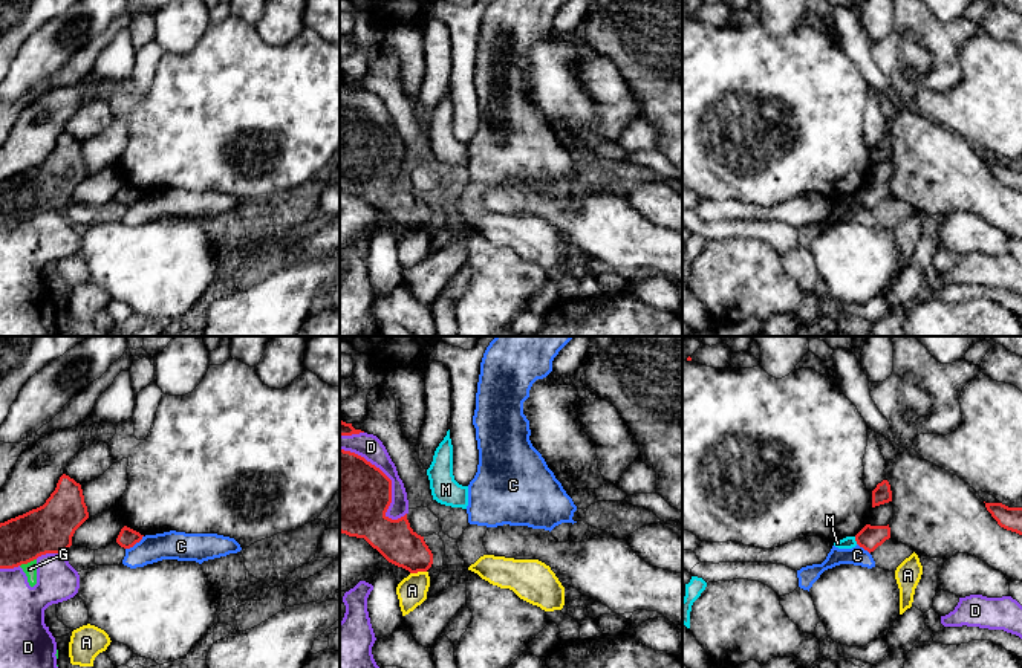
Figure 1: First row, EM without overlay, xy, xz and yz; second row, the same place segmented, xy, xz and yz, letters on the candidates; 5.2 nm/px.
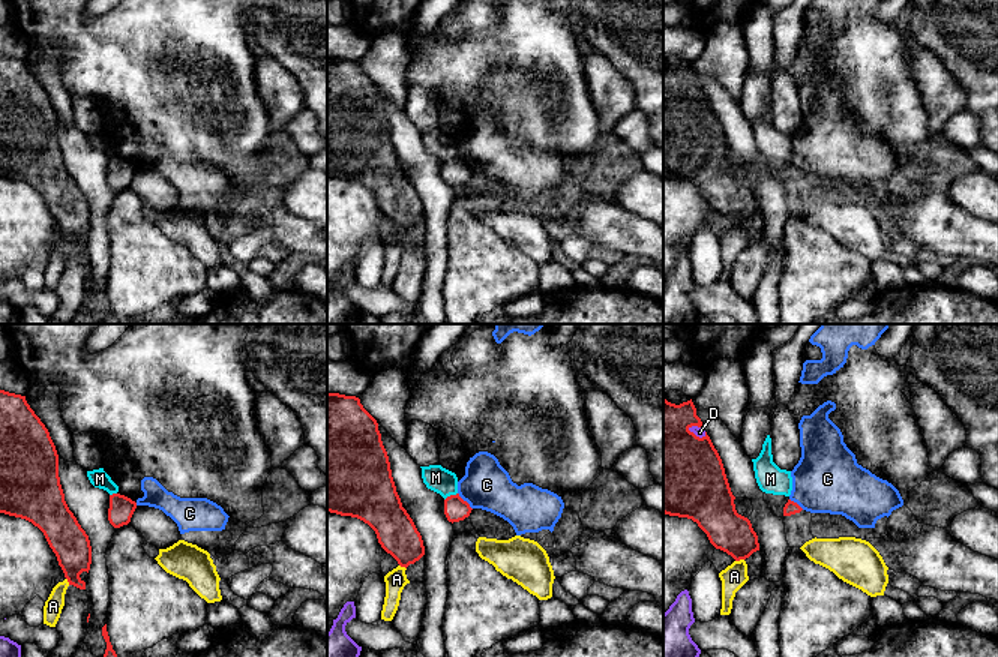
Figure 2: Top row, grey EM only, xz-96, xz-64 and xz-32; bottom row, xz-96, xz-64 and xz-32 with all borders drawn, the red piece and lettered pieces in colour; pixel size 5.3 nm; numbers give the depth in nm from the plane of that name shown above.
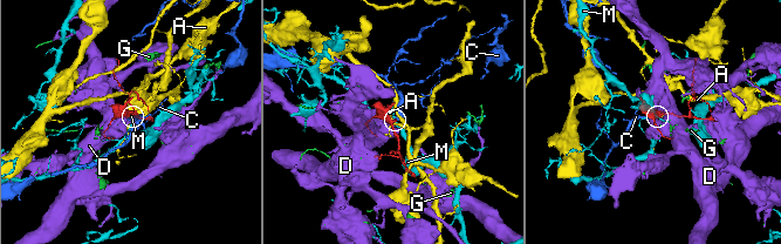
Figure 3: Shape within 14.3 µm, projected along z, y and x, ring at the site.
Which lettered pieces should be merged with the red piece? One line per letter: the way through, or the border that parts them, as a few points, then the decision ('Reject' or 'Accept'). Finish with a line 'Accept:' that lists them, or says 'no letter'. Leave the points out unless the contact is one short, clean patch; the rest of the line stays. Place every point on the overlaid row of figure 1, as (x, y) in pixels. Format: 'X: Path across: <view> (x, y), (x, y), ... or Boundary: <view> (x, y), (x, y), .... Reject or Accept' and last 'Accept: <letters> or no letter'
A: Boundary: xz (426, 570), (410, 573). Reject
C: Boundary: xy (143, 535), (126, 549). Reject
D: Reject
G: Reject
M: Boundary: yz (854, 537), (857, 543). Reject
Accept: no letter

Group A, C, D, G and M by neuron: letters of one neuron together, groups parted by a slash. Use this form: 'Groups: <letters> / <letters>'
Groups: A / C / D G / M

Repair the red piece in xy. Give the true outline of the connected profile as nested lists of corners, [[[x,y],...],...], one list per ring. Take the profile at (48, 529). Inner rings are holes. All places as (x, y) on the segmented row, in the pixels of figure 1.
[[[63,474],[46,503],[23,515],[0,523],[0,569],[28,564],[46,553],[64,555],[75,530],[89,518],[81,485]]]

